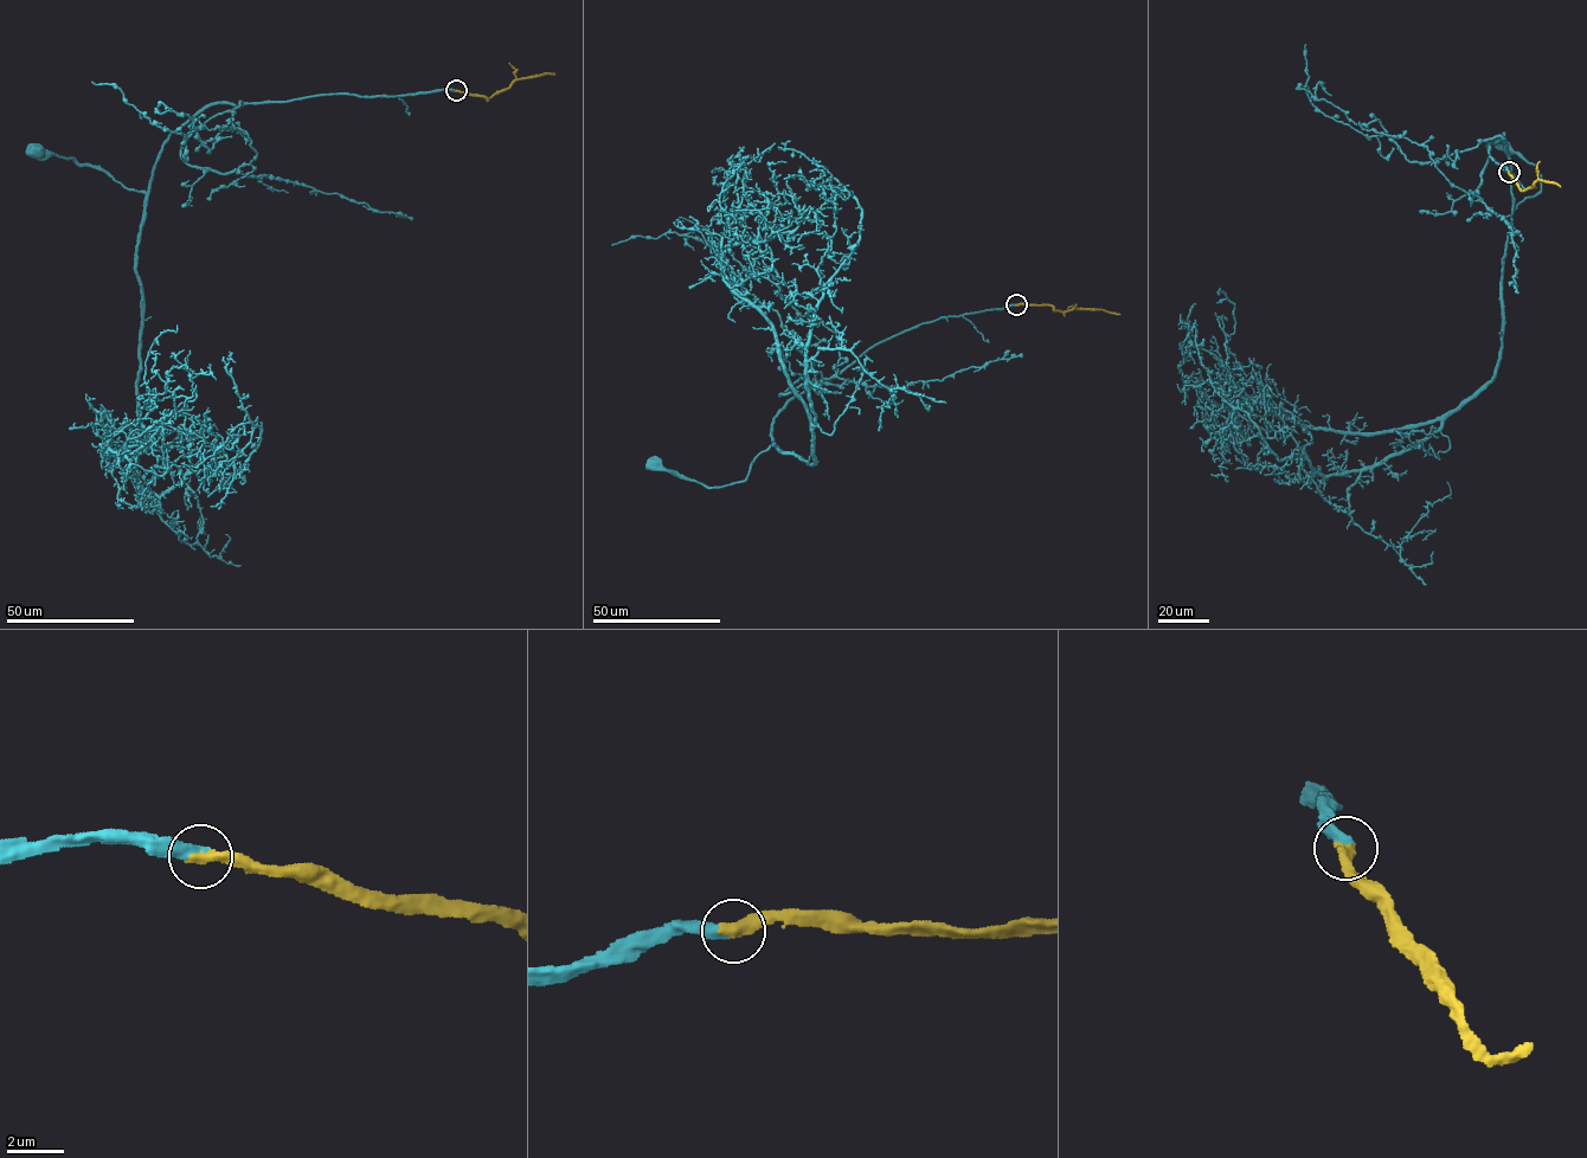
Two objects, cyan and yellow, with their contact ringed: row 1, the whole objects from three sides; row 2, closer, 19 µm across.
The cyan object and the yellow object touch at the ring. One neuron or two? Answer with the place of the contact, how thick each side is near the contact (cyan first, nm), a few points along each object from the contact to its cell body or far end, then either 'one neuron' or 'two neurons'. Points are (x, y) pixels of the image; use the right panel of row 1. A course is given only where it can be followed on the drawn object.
at (1509, 172); 440 nm thick on the cyan side, 480 nm on the other; cyan runs (1509, 172), (1488, 154), (1489, 142), (1504, 141), (1502, 134), (1511, 210), (1540, 193), (1541, 177), (1498, 141); yellow runs (1509, 172), (1522, 191), (1531, 188), (1539, 179), (1560, 187); one neuron

